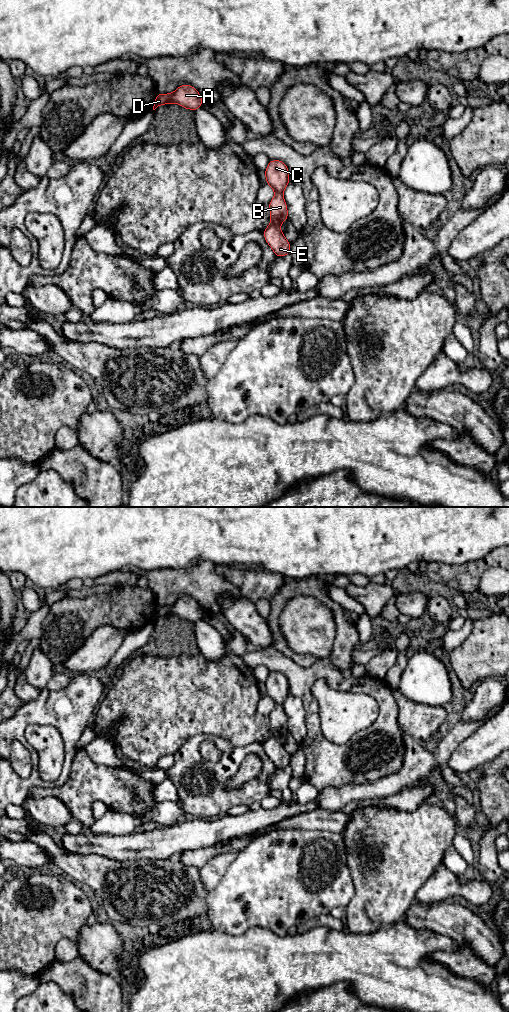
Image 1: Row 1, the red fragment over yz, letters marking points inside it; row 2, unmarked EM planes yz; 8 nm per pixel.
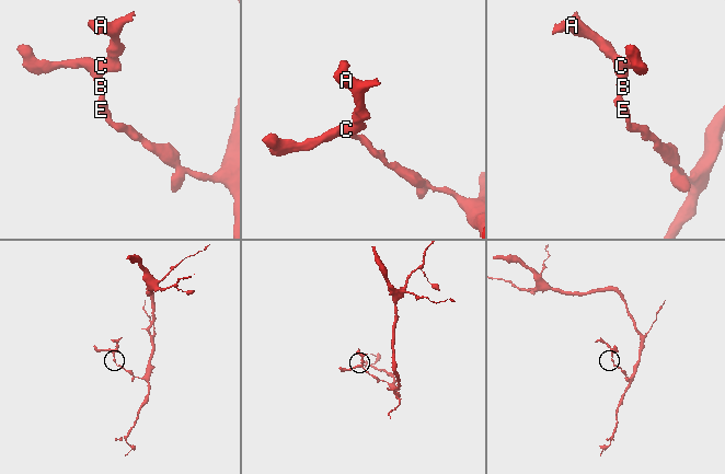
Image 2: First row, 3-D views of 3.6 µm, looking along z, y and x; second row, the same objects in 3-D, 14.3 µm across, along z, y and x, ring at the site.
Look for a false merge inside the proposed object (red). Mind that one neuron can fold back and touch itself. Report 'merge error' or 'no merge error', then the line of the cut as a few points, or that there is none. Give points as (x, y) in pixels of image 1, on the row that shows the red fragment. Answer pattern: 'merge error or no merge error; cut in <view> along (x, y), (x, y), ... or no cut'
merge error; cut in yz along (272, 221), (278, 224)

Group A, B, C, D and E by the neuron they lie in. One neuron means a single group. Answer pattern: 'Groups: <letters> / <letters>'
Groups: A B C D / E

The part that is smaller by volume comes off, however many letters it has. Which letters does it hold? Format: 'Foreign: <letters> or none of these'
Foreign: A, B, C, D

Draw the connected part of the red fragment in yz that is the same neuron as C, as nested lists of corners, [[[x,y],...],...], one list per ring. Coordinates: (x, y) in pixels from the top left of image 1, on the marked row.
[[[271,160],[265,169],[266,183],[275,191],[275,196],[268,204],[272,222],[281,224],[288,219],[287,205],[283,192],[290,182],[286,164],[280,160]]]

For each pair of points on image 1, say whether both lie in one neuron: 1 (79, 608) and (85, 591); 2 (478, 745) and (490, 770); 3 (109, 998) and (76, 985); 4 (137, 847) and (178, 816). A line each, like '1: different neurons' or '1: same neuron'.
1: different neurons
2: different neurons
3: same neuron
4: different neurons

